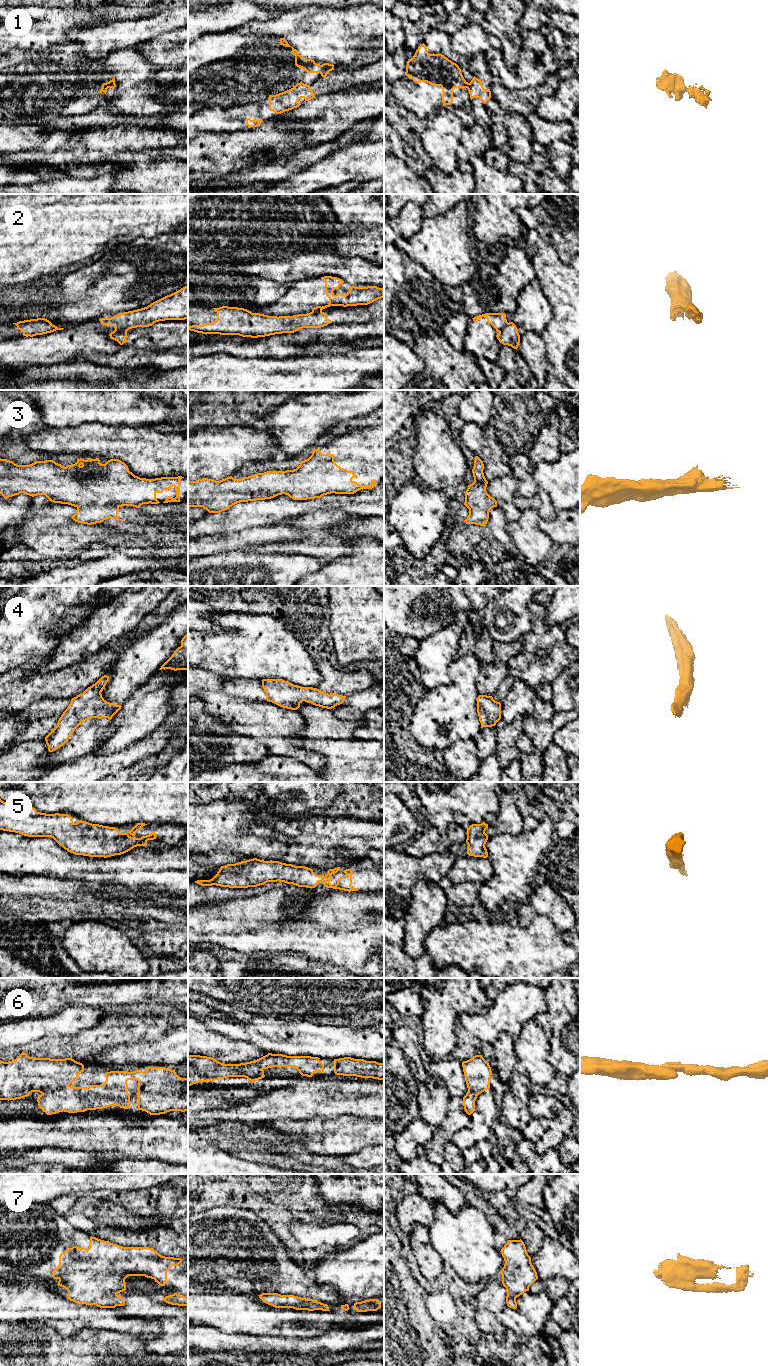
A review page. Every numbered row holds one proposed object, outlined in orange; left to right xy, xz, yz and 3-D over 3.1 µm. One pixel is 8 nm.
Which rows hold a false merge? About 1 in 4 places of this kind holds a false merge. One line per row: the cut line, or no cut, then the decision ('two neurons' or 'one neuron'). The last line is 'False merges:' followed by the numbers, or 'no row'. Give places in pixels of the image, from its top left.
1: yz (469, 83), (467, 88) | two neurons
2: xy (128, 328), (115, 330) | two neurons
3: no cut | one neuron
4: no cut | one neuron
5: no cut | one neuron
6: no cut | one neuron
7: no cut | one neuron
False merges: 1, 2

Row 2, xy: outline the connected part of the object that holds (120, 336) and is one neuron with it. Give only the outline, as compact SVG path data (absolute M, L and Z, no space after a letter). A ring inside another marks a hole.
M123 329L123 330L114 330L109 334L110 338L117 341L120 345L123 345L127 342L127 331L129 329Z

